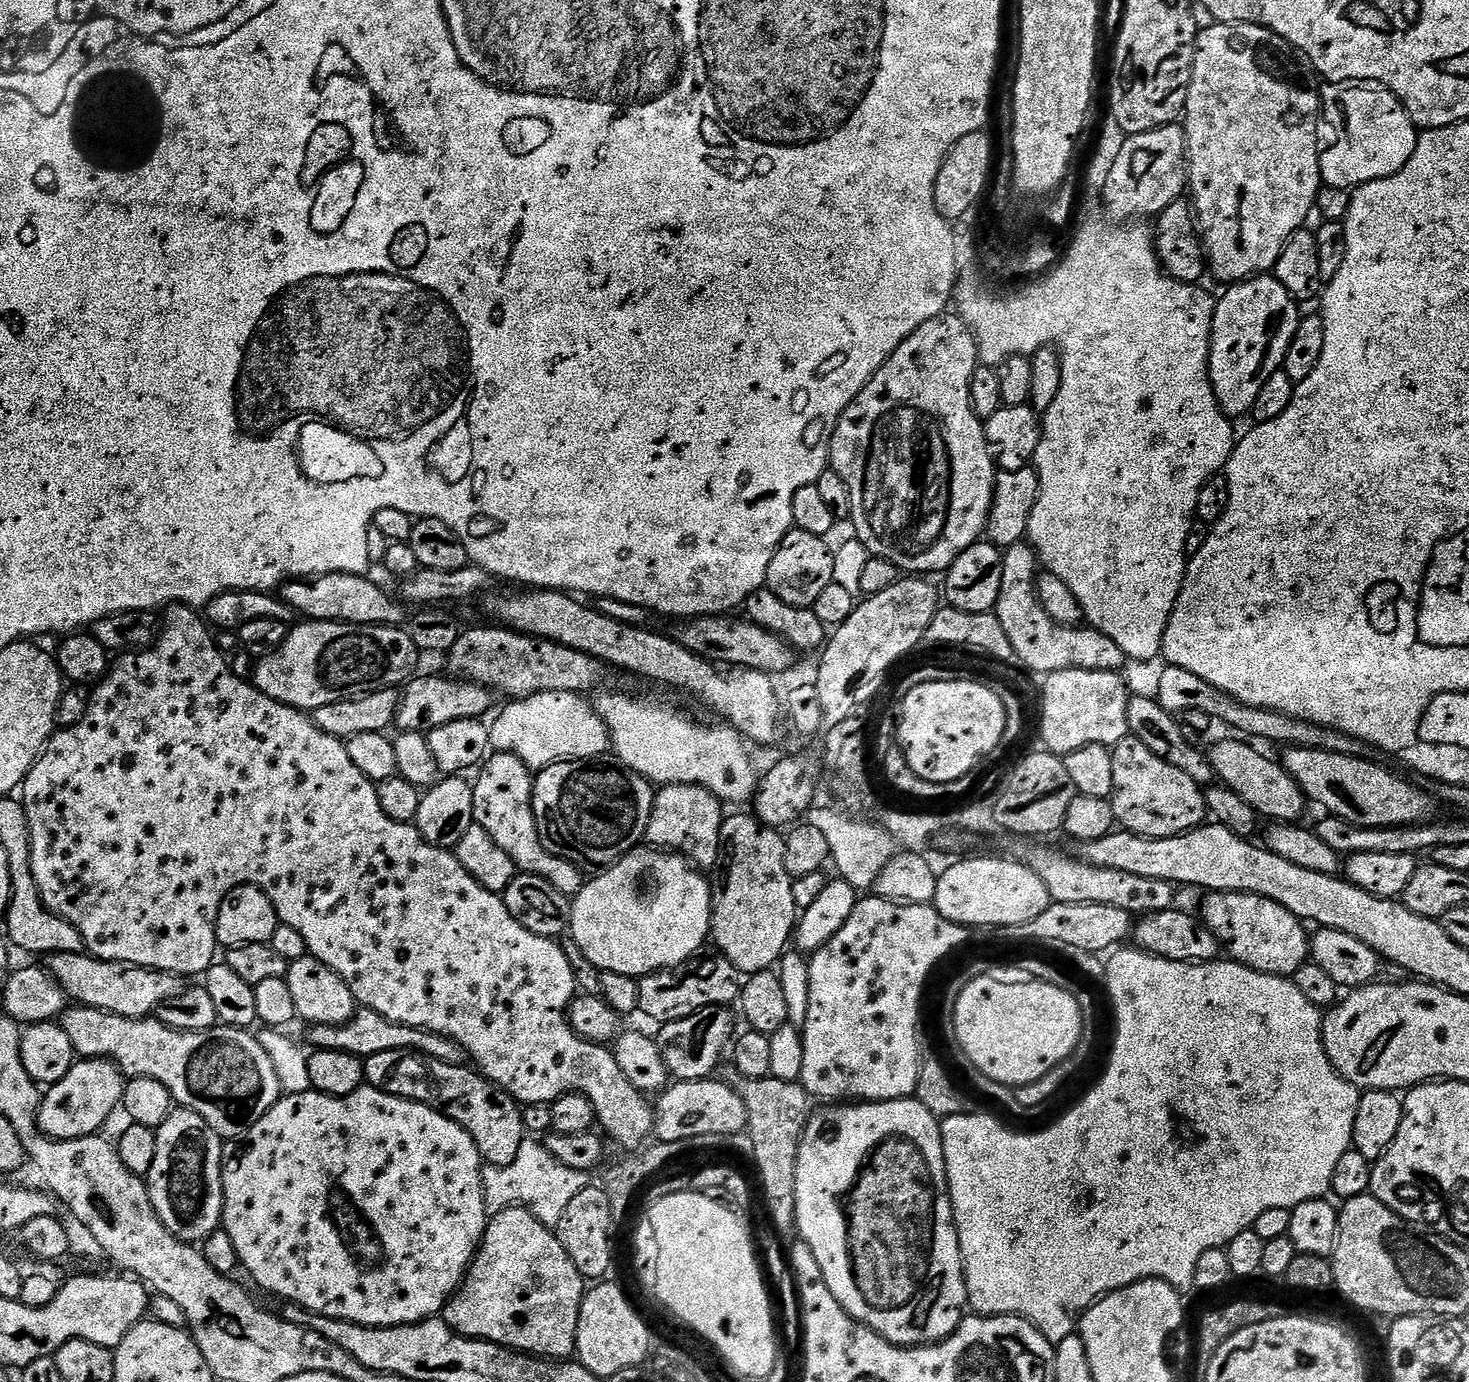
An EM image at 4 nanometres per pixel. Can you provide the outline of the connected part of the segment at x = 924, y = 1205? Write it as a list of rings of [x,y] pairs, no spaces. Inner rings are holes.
[[[917,1098],[907,1100],[873,1100],[871,1102],[844,1102],[839,1106],[824,1106],[819,1110],[813,1111],[808,1118],[808,1125],[804,1131],[804,1137],[798,1150],[798,1166],[796,1167],[796,1232],[799,1239],[810,1246],[814,1258],[818,1258],[818,1266],[822,1266],[822,1278],[826,1278],[826,1286],[834,1298],[853,1318],[860,1324],[866,1325],[870,1330],[877,1332],[882,1338],[886,1338],[897,1348],[919,1348],[922,1344],[937,1344],[939,1340],[946,1339],[960,1325],[961,1320],[966,1315],[966,1305],[968,1302],[968,1291],[964,1281],[964,1263],[960,1253],[960,1243],[956,1233],[956,1223],[952,1217],[952,1199],[948,1193],[948,1179],[946,1178],[946,1162],[944,1161],[944,1151],[942,1150],[942,1134],[940,1133],[940,1120]]]

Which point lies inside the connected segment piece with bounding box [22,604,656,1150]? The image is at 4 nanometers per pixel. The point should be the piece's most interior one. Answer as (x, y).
(183, 782)

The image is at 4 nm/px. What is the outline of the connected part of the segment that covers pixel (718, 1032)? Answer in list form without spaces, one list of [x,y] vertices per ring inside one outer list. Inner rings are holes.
[[[728,1006],[703,1008],[686,1018],[663,1025],[659,1029],[660,1033],[655,1033],[655,1042],[660,1047],[662,1060],[666,1062],[669,1077],[673,1081],[707,1080],[715,1073],[712,1071],[719,1066],[724,1051],[727,1048],[729,1051],[737,1031],[732,1011]]]

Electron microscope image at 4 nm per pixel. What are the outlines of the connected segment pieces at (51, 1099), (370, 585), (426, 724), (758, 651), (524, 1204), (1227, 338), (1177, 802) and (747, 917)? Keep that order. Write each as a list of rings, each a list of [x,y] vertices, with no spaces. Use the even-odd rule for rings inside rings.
[[[77,1059],[62,1082],[43,1093],[36,1121],[40,1129],[55,1140],[77,1140],[97,1135],[100,1128],[121,1107],[126,1077],[111,1060]]]
[[[341,572],[312,579],[293,578],[279,589],[278,596],[296,614],[308,620],[325,620],[335,624],[403,625],[409,619],[409,609],[399,599],[396,601],[386,589],[379,588],[374,581],[368,579],[367,575],[351,576]]]
[[[420,676],[409,679],[408,683],[403,685],[402,695],[398,700],[396,709],[395,727],[400,732],[423,732],[425,734],[438,730],[438,726],[446,726],[450,722],[459,720],[475,720],[477,718],[487,717],[488,707],[492,704],[493,693],[480,684],[474,684],[471,680],[463,678],[449,678],[444,676]]]
[[[721,614],[689,619],[685,623],[688,625],[678,633],[680,644],[686,646],[686,650],[720,666],[753,668],[759,672],[766,672],[773,678],[779,678],[783,672],[791,670],[792,663],[798,659],[798,656],[785,640],[770,634],[770,630],[752,623],[747,618],[731,620],[732,618],[731,615]]]
[[[525,1138],[522,1142],[522,1150],[518,1150],[518,1158],[510,1162],[510,1166],[493,1168],[491,1166],[483,1169],[484,1173],[484,1201],[489,1213],[495,1214],[507,1208],[529,1208],[545,1226],[555,1229],[558,1222],[562,1222],[562,1213],[566,1206],[570,1206],[572,1199],[578,1194],[578,1190],[589,1187],[590,1176],[587,1172],[570,1170],[570,1166],[562,1166],[551,1154],[544,1149],[543,1143],[536,1138]]]
[[[1275,275],[1254,276],[1250,280],[1242,280],[1227,289],[1224,297],[1216,300],[1216,309],[1212,319],[1212,341],[1208,355],[1208,373],[1214,386],[1214,394],[1218,398],[1218,406],[1230,418],[1247,417],[1251,413],[1254,402],[1258,402],[1258,393],[1266,386],[1266,378],[1270,374],[1281,371],[1286,358],[1286,350],[1290,350],[1290,342],[1294,338],[1294,330],[1298,330],[1302,319],[1298,302],[1276,280]]]
[[[1131,734],[1111,745],[1114,758],[1114,790],[1110,797],[1116,823],[1121,829],[1148,836],[1151,840],[1181,836],[1191,828],[1201,827],[1206,820],[1204,796],[1200,785],[1182,774],[1170,762],[1162,762],[1150,746],[1142,746]]]
[[[729,815],[722,826],[720,835],[722,849],[722,869],[724,881],[712,893],[712,931],[711,939],[716,940],[719,955],[726,957],[730,963],[745,977],[759,972],[775,969],[780,963],[793,939],[798,923],[798,909],[794,902],[792,876],[786,874],[786,846],[784,836],[777,829],[769,828],[757,820],[755,815]]]

